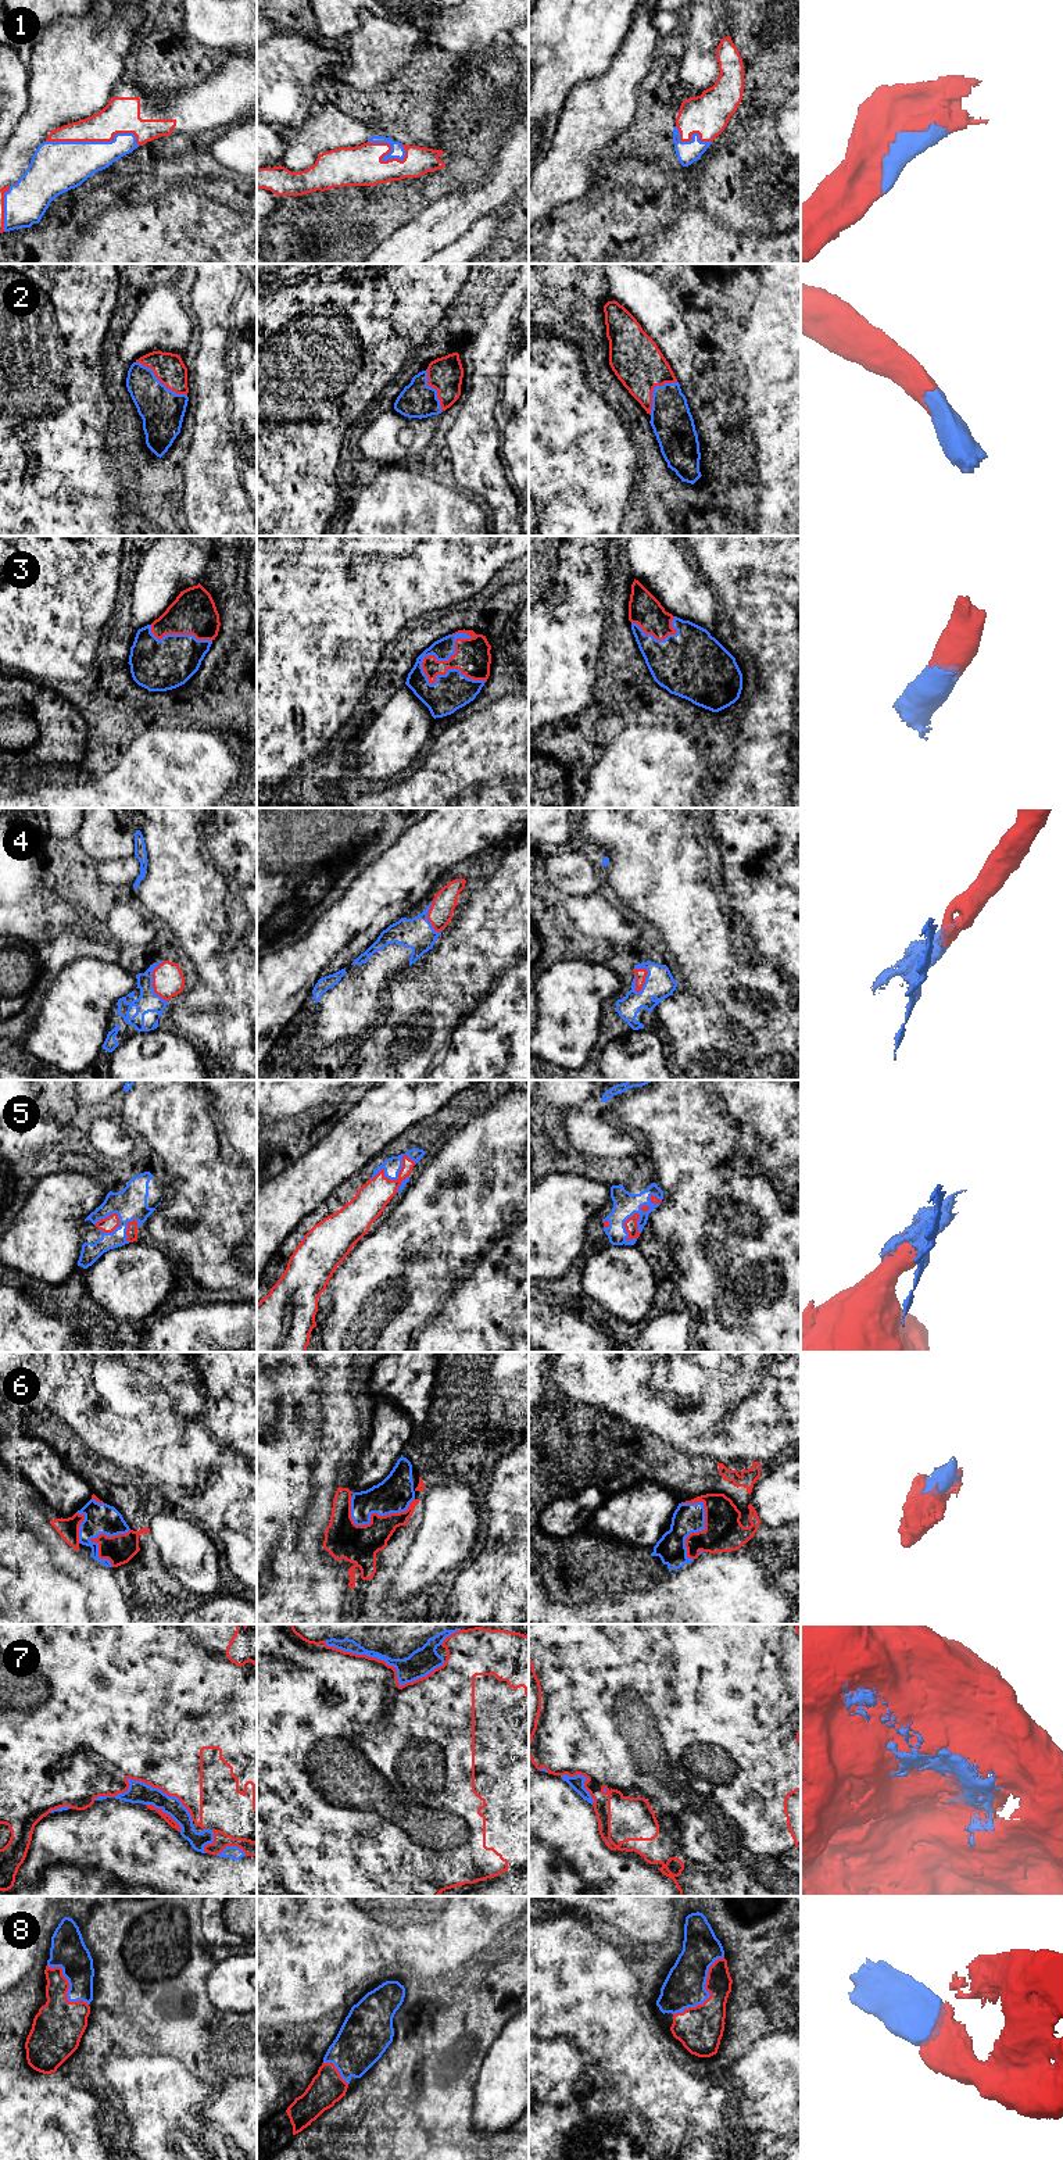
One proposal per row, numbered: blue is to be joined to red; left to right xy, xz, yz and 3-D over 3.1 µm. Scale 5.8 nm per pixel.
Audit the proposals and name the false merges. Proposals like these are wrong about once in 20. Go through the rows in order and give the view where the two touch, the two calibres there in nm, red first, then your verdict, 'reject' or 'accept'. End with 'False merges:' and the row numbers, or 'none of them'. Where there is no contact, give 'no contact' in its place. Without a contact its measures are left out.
1: meets red in xy; 200 nm thick on the red side, 280 nm on the other; accept
2: meets red in xy; 180 nm thick on the red side, 260 nm on the other; accept
3: meets red in xz; 220 nm thick on the red side, 220 nm on the other; accept
4: meets red in yz; 70 nm thick on the red side, 170 nm on the other; accept
5: meets red in xz; 190 nm thick on the red side, 100 nm on the other; accept
6: meets red in xz; 220 nm thick on the red side, 200 nm on the other; accept
7: meets red in xz; 480 nm thick on the red side, 160 nm on the other; accept
8: meets red in yz; 260 nm thick on the red side, 240 nm on the other; accept
False merges: none of them

